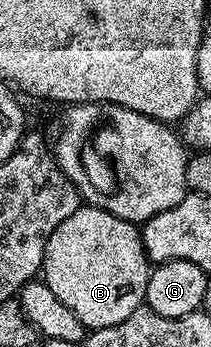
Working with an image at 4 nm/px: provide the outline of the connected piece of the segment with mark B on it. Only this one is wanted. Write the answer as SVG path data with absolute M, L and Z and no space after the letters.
M84 204L73 211L73 215L69 215L69 219L65 219L65 223L61 223L47 240L41 270L42 280L46 281L49 291L53 291L53 295L57 295L61 303L65 303L65 307L69 307L69 311L73 311L73 315L81 319L84 330L113 327L129 319L129 315L133 315L133 311L144 304L148 276L149 262L147 253L143 250L140 226L109 211L98 209L96 205Z

